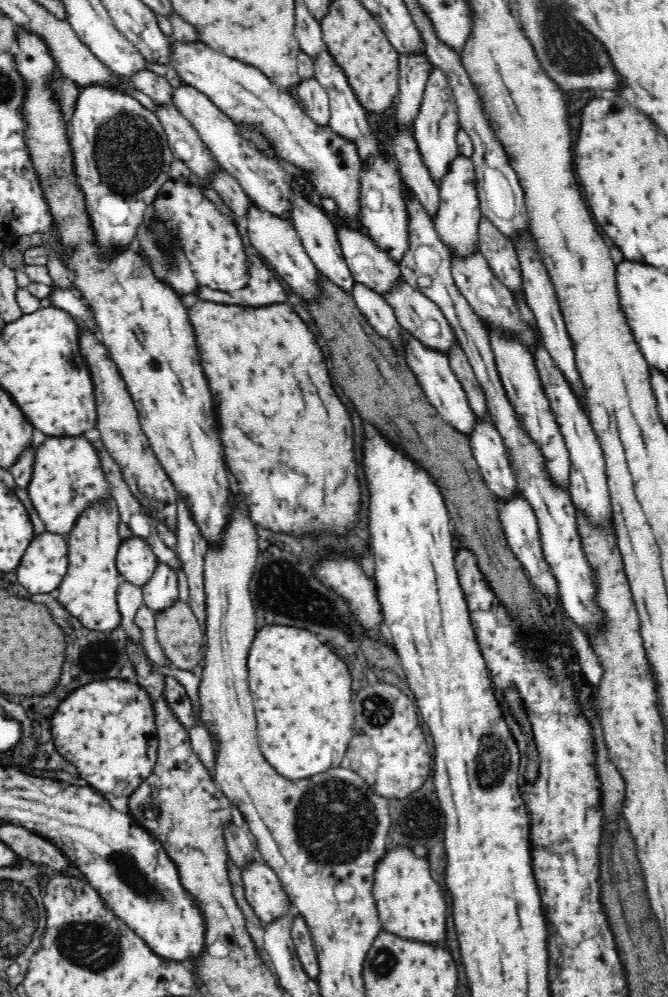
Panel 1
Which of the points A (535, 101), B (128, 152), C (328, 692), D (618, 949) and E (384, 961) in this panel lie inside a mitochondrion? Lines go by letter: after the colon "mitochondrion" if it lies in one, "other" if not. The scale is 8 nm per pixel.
A: other
B: mitochondrion
C: other
D: other
E: mitochondrion

